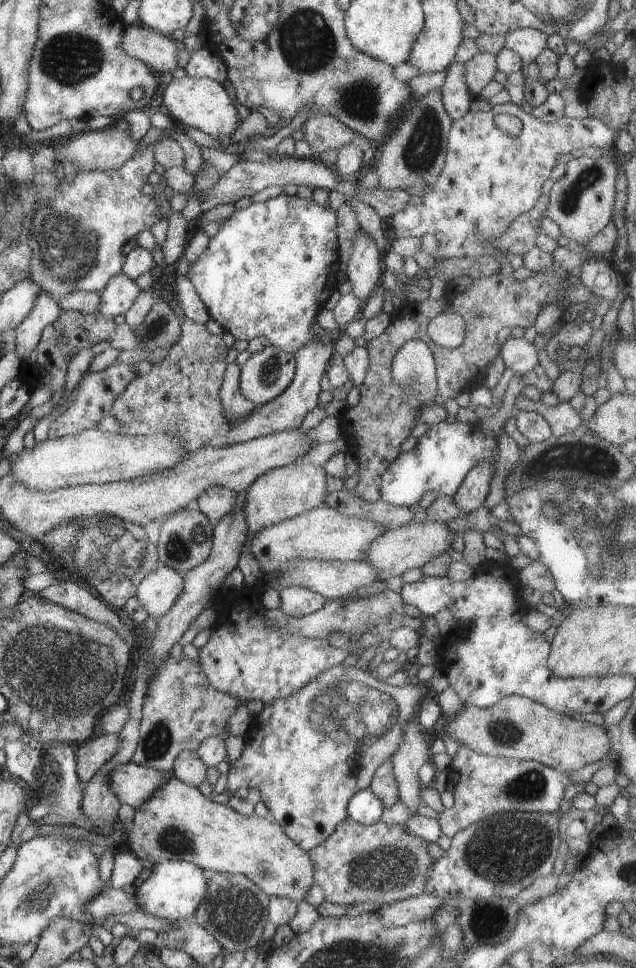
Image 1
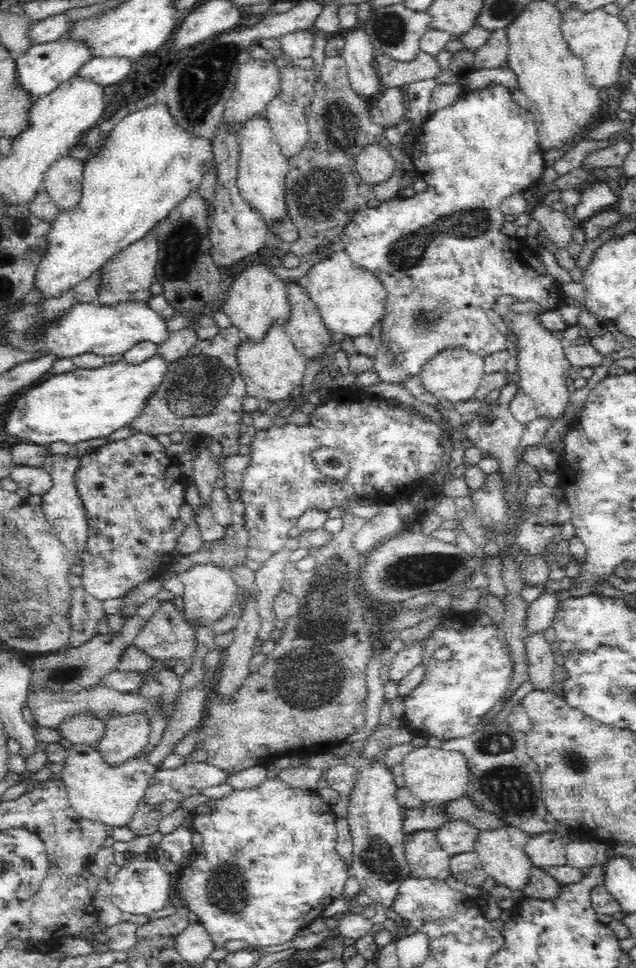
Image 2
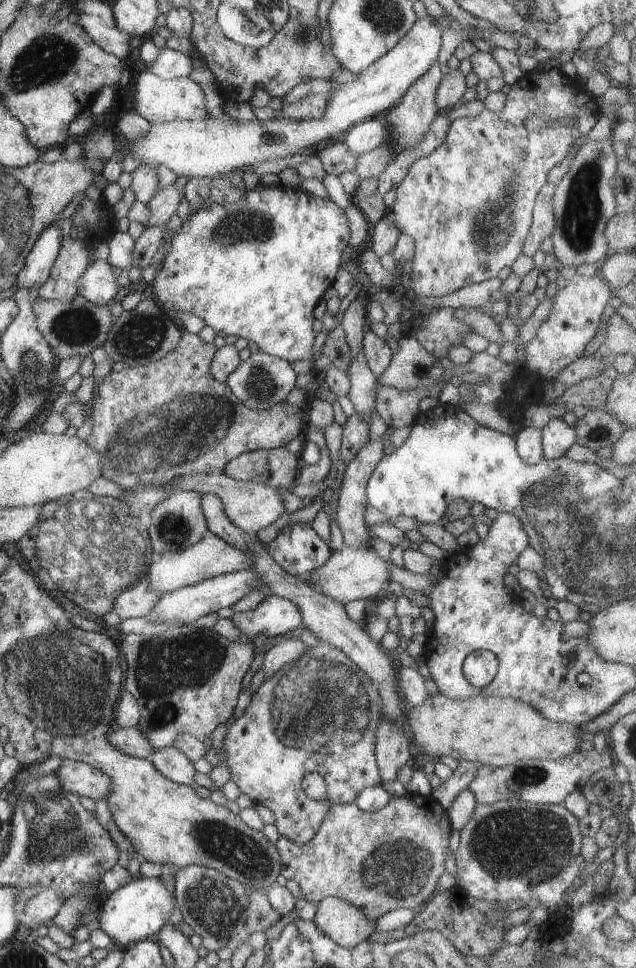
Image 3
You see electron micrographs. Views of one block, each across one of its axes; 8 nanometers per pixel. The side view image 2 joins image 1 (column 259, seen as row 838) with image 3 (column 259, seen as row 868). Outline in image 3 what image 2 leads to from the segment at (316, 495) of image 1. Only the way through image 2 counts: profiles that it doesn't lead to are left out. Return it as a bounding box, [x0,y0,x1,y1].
[165,473,284,535]

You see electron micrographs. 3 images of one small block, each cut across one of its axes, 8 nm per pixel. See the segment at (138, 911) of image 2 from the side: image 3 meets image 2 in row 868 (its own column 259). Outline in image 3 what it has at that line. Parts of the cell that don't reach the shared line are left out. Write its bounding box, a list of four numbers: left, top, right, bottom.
[116,14,442,181]

